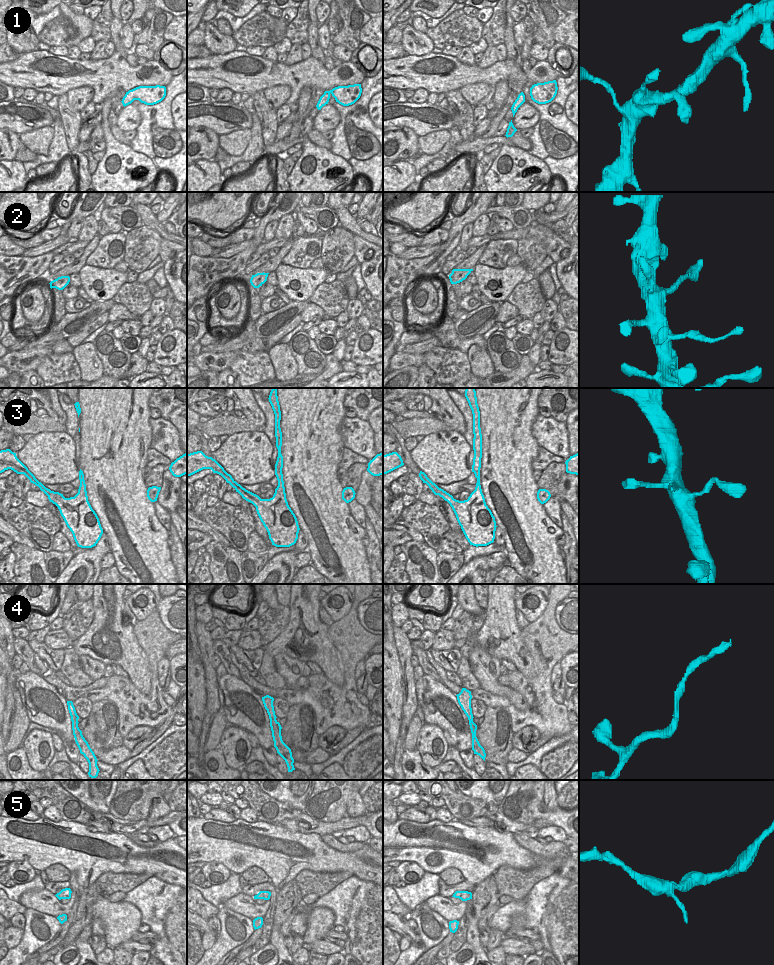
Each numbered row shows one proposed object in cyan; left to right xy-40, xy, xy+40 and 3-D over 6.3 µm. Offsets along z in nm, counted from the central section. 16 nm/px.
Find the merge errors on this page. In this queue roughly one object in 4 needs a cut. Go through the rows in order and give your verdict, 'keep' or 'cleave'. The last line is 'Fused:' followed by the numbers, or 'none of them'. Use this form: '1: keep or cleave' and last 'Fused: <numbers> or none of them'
1: keep
2: cleave
3: keep
4: keep
5: keep
Fused: 2

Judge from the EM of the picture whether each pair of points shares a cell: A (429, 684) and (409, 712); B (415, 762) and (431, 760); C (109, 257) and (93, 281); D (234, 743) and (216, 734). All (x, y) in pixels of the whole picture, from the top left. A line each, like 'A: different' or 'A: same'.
A: different
B: different
C: different
D: different

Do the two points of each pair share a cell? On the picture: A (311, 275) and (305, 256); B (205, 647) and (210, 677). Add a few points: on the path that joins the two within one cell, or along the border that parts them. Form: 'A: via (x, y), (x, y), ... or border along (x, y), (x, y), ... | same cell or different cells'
A: border along (285, 264), (309, 268) | different cells
B: via (206, 654), (209, 670) | same cell

